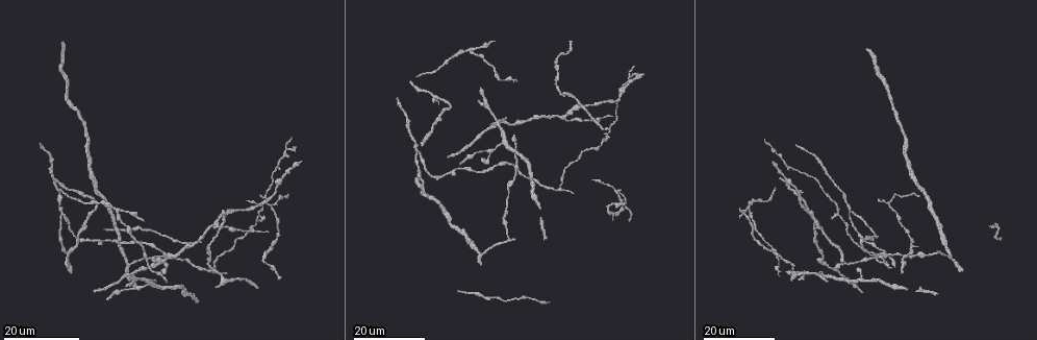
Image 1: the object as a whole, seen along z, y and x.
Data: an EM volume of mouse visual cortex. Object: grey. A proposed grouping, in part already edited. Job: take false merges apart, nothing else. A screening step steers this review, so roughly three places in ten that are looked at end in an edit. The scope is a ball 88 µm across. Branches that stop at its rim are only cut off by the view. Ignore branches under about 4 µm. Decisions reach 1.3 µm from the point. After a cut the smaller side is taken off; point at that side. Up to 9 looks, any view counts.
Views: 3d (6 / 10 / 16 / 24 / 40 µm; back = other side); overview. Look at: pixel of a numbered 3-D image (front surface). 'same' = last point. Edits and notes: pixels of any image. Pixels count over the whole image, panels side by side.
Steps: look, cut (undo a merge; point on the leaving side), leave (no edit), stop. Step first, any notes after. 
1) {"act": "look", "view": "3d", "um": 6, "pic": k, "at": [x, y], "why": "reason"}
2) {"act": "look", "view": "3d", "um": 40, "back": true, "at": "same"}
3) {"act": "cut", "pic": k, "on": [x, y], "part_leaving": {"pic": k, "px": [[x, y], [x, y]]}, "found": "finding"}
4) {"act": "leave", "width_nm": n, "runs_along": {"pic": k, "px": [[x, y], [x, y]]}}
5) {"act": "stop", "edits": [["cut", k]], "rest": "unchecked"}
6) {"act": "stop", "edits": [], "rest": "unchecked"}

{"act": "look", "view": "3d", "um": 16, "pic": 1, "at": [563, 116], "why": "two arms in line, one across"}

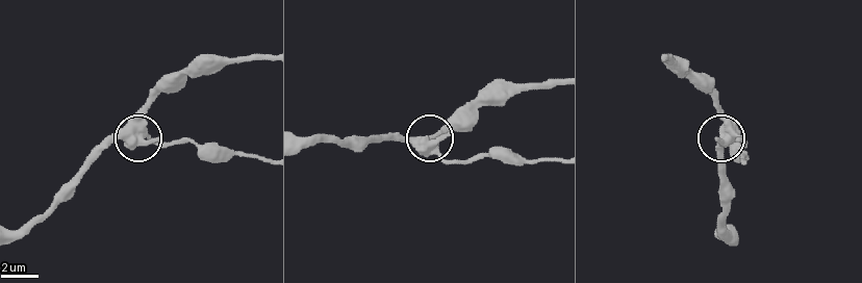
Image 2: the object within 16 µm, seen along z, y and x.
{"act": "look", "view": "3d", "um": 6, "pic": 2, "at": [140, 134]}

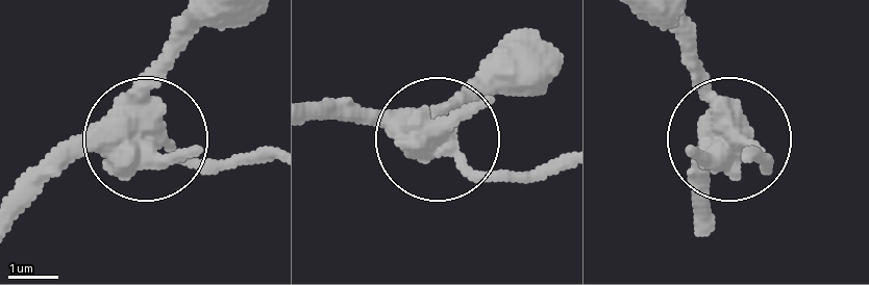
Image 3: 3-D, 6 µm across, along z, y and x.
{"act": "cut", "pic": 3, "on": [196, 155], "width_nm": 470, "found": "two neurons meet here"}

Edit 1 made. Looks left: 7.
{"act": "look", "view": "3d", "um": 24, "pic": 1, "at": [615, 189], "why": "four or more arms meet"}

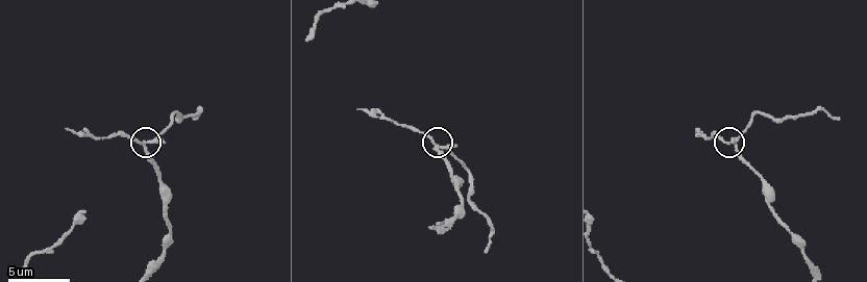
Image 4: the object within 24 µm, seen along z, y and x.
{"act": "look", "view": "3d", "um": 10, "pic": 4, "at": [442, 146]}

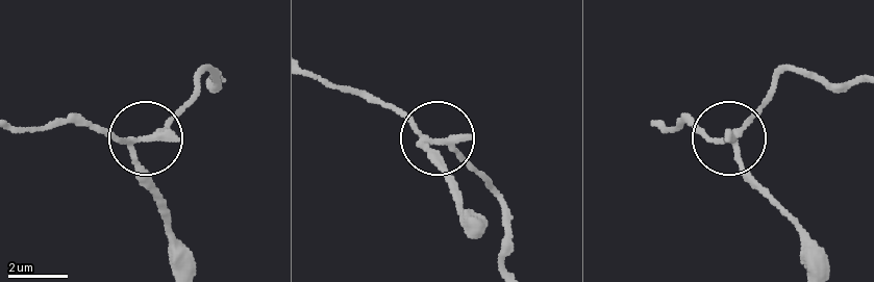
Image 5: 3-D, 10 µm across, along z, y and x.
{"act": "look", "view": "3d", "um": 6, "pic": 5, "at": [142, 140]}

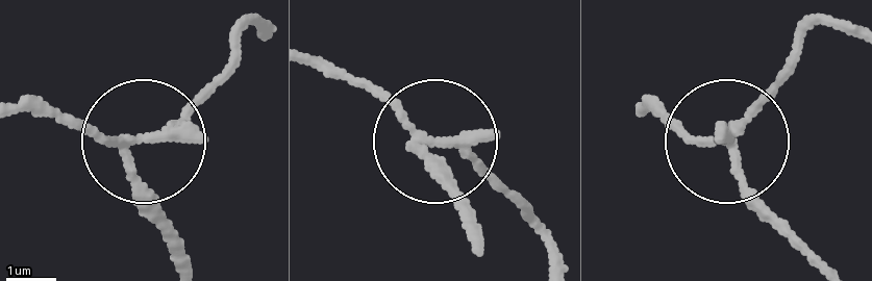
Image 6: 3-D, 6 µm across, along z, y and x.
{"act": "leave", "arms": 4, "runs_along": {"pic": 6, "px": [[188, 261], [134, 174], [134, 141], [59, 116]]}, "found": "one neuron here"}

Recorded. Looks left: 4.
{"act": "look", "view": "3d", "um": 16, "pic": 1, "at": [518, 172], "why": "branch point"}

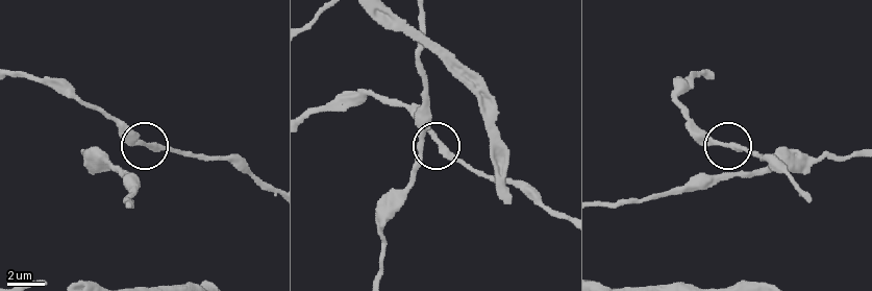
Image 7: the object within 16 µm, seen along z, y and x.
{"act": "look", "view": "3d", "um": 6, "pic": 7, "at": [148, 145]}

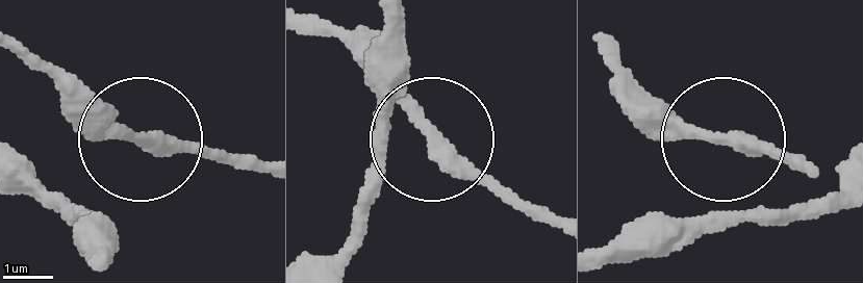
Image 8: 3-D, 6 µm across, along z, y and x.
{"act": "leave", "width_nm": 230, "runs_along": {"pic": 8, "px": [[550, 225], [487, 191], [330, 34]]}, "found": "one neuron here"}

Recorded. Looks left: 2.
{"act": "look", "view": "3d", "um": 24, "pic": 1, "at": [559, 190], "why": "four arms meet"}

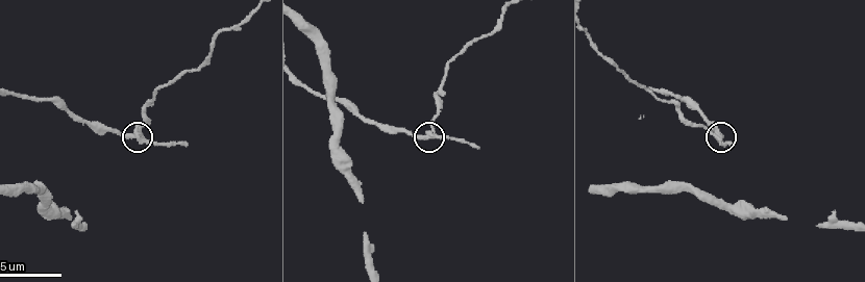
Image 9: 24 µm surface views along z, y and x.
{"act": "look", "view": "3d", "um": 10, "pic": 9, "at": [138, 137]}

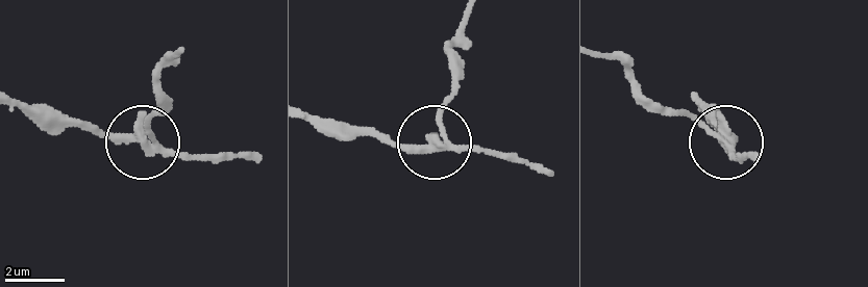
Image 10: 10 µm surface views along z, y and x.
{"act": "cut", "pic": 10, "on": [160, 114], "side_arm_um": 49, "part_leaving": {"pic": 10, "px": [[439, 127], [454, 84], [462, 17]]}, "found": "a second neuron is stuck on"}

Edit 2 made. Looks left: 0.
{"act": "stop", "edits": [["cut", 3], ["cut", 10]], "rest": "unchecked"}

